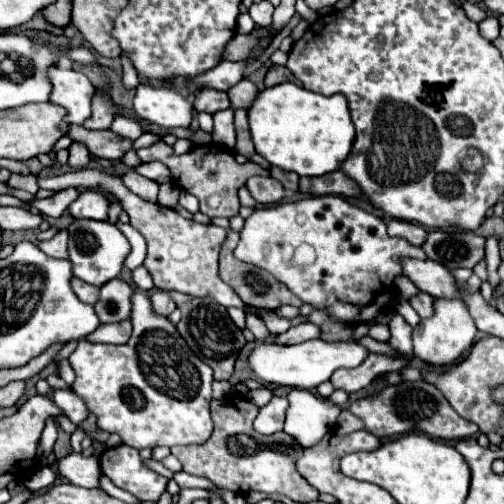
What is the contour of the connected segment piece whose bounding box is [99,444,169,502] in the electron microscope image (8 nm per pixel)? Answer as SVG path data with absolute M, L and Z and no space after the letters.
M115 446L107 448L99 454L101 472L121 490L131 492L141 502L157 502L167 488L167 478L159 476L151 468L143 464L137 448L131 446Z

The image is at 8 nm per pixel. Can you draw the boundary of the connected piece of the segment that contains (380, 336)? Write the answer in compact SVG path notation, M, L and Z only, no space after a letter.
M373 324L373 326L369 328L369 336L371 336L373 340L387 342L387 340L391 338L391 334L389 334L389 326L387 326L387 324Z

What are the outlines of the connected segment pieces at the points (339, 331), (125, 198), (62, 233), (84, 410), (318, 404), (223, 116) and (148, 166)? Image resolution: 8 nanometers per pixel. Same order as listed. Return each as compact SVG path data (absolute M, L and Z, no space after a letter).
M311 312L307 316L307 322L313 322L315 326L319 326L321 330L321 336L325 342L337 342L337 340L353 340L351 334L353 334L353 328L349 326L343 326L341 322L333 322L325 312Z
M83 168L83 170L59 174L59 176L45 176L45 178L39 176L37 184L39 184L39 188L45 188L45 190L63 190L69 186L85 188L85 190L101 190L101 192L105 190L105 194L115 196L117 202L121 204L121 208L129 214L131 226L137 228L145 236L145 240L147 240L145 266L151 272L153 282L159 290L165 290L165 292L175 290L175 292L183 292L189 296L199 296L199 298L209 296L227 308L229 306L245 308L245 304L235 294L235 290L219 278L219 250L221 250L221 244L225 242L225 234L227 234L223 228L187 220L171 208L163 208L161 204L147 202L147 200L139 198L137 194L133 194L129 188L125 188L125 184L121 182L121 176L115 176L115 174L109 174L103 170Z
M59 230L51 240L39 242L37 246L51 258L69 258L67 254L67 230Z
M71 388L55 390L53 402L65 412L65 416L67 416L73 424L81 424L81 422L89 416L89 408L87 408L87 404L85 404L85 402L71 390Z
M297 388L289 392L287 400L291 406L287 410L285 432L303 448L313 446L321 440L321 436L327 434L327 430L333 430L339 408L331 400Z
M227 108L227 110L221 110L217 114L213 114L213 120L215 120L215 130L213 130L213 144L229 150L231 154L237 154L235 152L235 140L237 140L237 134L235 134L235 124L233 124L233 108Z
M159 161L142 163L134 169L140 175L154 180L159 184L170 182L172 180L169 169Z

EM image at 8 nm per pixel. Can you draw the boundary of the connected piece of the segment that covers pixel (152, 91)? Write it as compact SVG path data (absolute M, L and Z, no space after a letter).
M141 84L135 92L135 112L163 128L187 128L193 120L193 104L171 88Z

